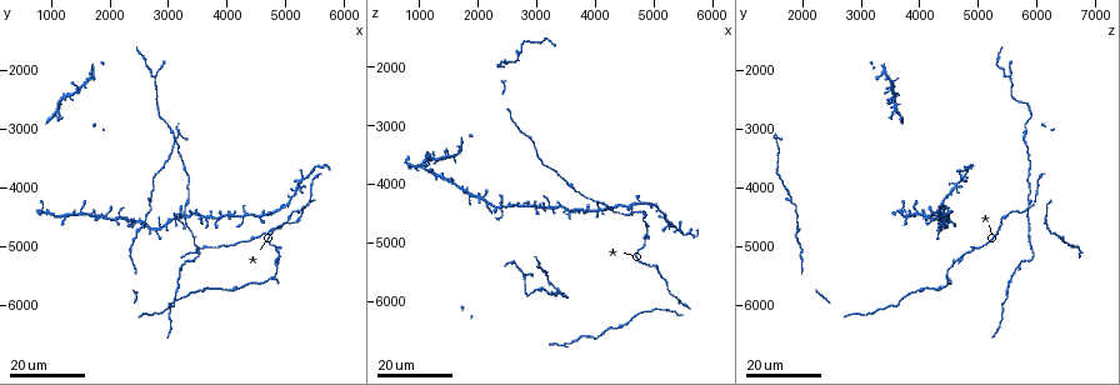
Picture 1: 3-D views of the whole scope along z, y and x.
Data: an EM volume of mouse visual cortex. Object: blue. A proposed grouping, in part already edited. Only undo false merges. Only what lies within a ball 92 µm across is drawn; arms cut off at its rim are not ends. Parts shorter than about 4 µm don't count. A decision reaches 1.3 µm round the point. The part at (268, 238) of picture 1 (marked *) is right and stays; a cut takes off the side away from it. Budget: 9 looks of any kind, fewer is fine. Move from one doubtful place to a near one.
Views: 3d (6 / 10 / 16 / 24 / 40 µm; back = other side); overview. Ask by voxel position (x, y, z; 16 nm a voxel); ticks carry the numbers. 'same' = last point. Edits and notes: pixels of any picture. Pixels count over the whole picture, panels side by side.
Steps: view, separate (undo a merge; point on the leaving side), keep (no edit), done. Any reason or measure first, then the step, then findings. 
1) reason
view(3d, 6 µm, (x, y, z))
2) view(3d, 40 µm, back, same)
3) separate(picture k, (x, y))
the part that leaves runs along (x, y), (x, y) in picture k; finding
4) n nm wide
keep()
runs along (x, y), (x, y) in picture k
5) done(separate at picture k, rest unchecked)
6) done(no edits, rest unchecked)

calibre changes
view(3d, 24 µm, (3350, 4150, 5900))

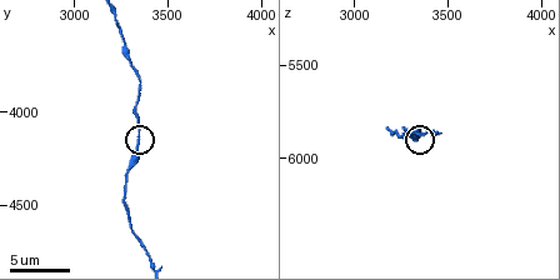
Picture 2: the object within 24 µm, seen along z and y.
view(3d, 6 µm, (3340, 4180, 5840))

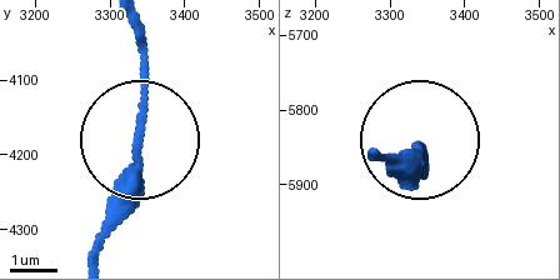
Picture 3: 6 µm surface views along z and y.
keep()
all the same neuron

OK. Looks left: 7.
three-way junction
view(3d, 16 µm, (4850, 5300, 4600))

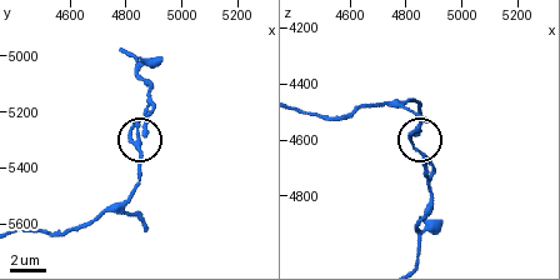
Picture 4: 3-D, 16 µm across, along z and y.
zoom in
view(3d, 6 µm, (4810, 5290, 4600))

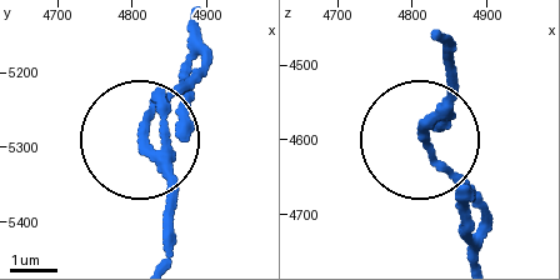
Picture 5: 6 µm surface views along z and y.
190 nm wide
keep()
runs along (190, 36), (190, 76), (146, 133), (166, 180), (166, 224) in picture 5; one neuron here

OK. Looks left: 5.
three-way junction
view(3d, 16 µm, (4800, 5000, 4950))

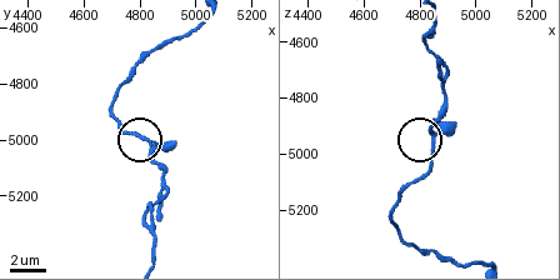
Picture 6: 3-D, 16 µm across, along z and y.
view(3d, 10 µm, (4840, 5040, 4930))

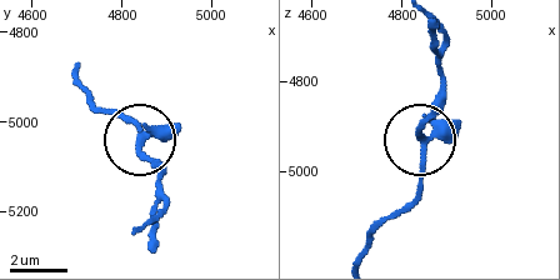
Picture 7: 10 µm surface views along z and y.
view(3d, 10 µm, back, (4850, 5035, 4920))

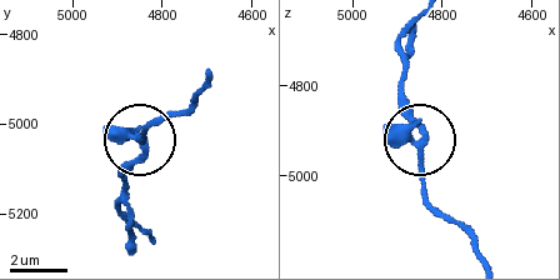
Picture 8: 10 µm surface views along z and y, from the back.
270 nm wide
keep()
runs along (481, 253), (426, 195), (421, 130), (400, 83) in picture 8; all the same neuron

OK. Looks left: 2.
three-way junction
view(3d, 16 µm, (4500, 4500, 4350))

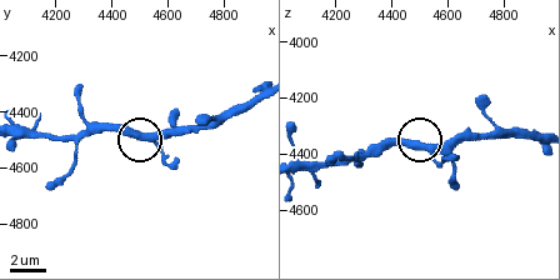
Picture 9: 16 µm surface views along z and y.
view(3d, 6 µm, (4550, 4490, 4390))

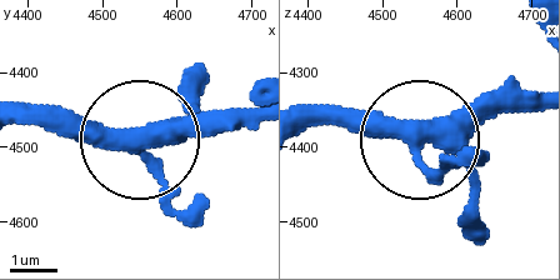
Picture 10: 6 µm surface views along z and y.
side arm 30 µm
keep()
all the same neuron

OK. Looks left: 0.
done(no edits, rest unchecked)

